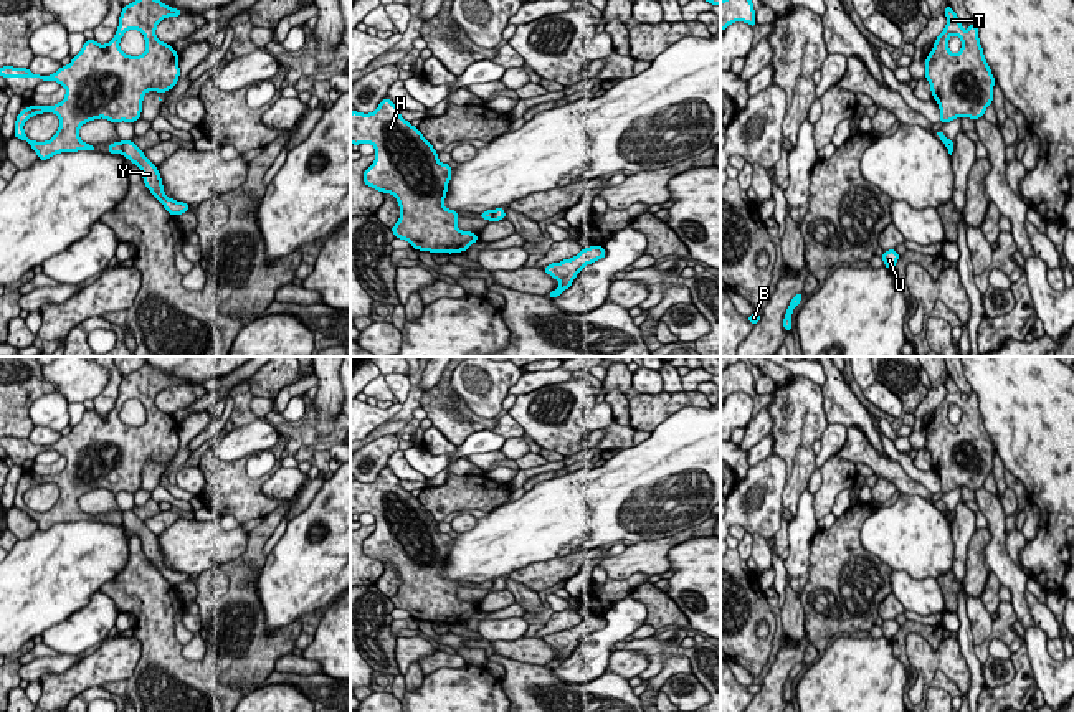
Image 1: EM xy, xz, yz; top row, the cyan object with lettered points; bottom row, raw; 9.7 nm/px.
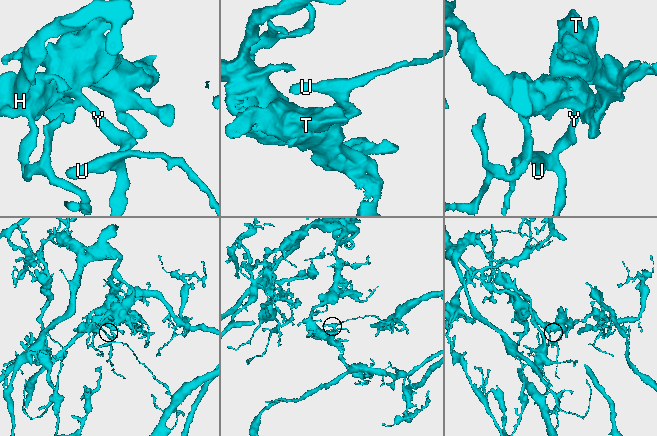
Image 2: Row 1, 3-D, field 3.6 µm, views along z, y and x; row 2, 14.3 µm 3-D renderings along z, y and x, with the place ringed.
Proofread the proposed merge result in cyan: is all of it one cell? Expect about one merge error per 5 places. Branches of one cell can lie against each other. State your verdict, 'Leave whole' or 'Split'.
Split

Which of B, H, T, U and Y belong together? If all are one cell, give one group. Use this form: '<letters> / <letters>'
B H T / U Y

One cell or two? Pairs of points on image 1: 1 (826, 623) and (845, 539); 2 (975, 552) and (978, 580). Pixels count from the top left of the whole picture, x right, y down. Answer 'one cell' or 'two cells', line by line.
1: one cell
2: one cell

